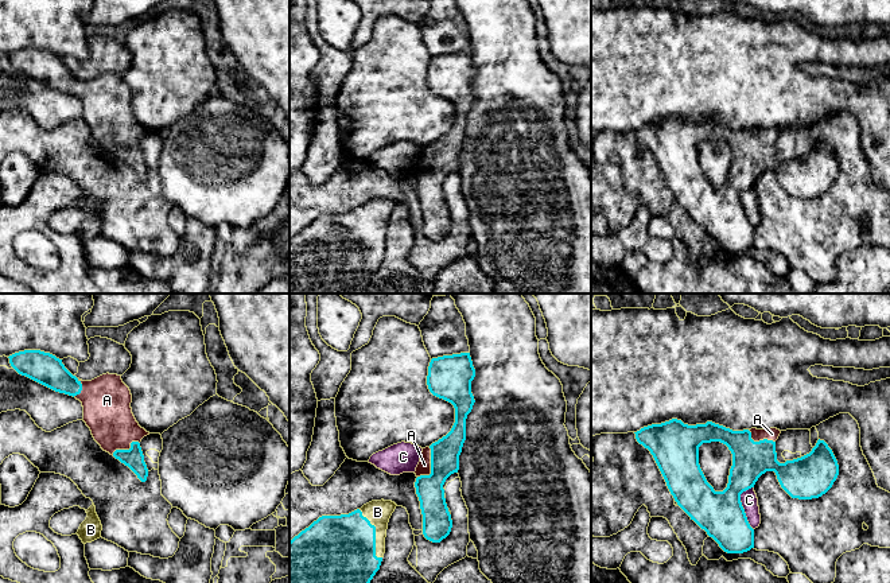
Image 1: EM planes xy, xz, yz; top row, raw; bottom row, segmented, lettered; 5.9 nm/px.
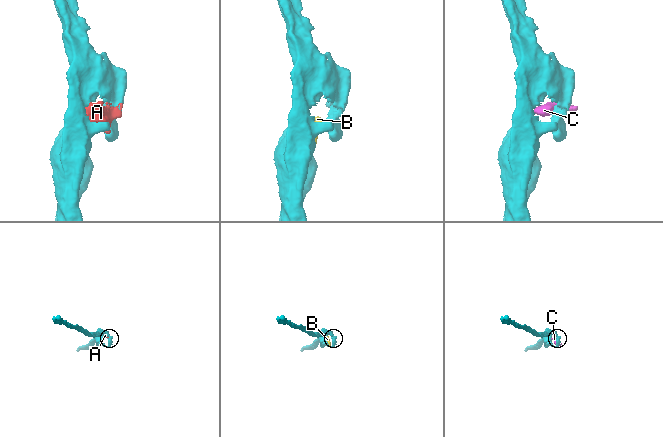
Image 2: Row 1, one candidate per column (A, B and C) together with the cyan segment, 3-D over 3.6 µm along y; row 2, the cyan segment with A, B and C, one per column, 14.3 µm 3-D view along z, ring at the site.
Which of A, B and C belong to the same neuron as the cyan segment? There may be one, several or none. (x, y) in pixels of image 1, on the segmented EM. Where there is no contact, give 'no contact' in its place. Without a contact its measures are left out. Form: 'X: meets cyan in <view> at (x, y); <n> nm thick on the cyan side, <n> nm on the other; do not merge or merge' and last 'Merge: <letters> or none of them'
A: meets cyan in xz at (431, 466); 180 nm thick on the cyan side, 80 nm on the other; merge
B: meets cyan in xz at (374, 535); 400 nm thick on the cyan side, 140 nm on the other; merge
C: meets cyan in yz at (742, 506); 280 nm thick on the cyan side, 100 nm on the other; do not merge
Merge: A, B

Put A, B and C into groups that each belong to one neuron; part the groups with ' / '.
A B / C

